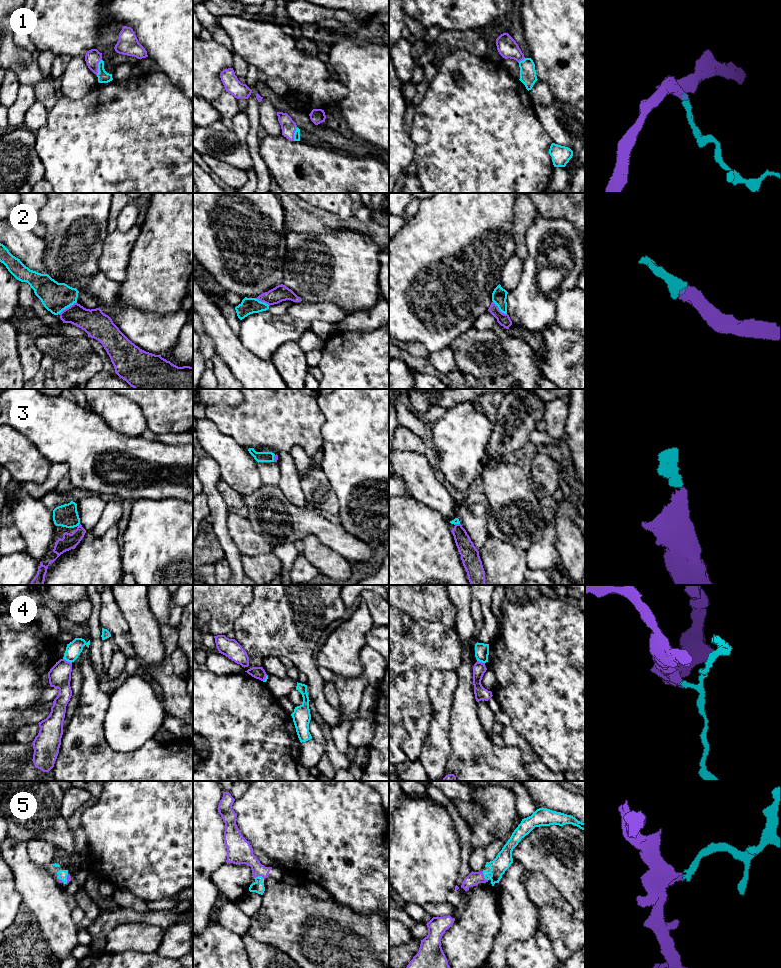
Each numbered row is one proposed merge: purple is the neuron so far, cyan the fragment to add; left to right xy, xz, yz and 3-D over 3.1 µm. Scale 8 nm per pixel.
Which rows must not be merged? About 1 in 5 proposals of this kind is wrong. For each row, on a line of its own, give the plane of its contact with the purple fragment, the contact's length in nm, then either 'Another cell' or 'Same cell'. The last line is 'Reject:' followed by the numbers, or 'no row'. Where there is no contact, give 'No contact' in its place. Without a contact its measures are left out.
1: Touches purple in xy. Shared border 130 nm. Same cell
2: Touches purple in xy. Shared border 180 nm. Same cell
3: Touches purple in xy. Shared border 30 nm. Same cell
4: Touches purple in xy. Shared border 80 nm. Another cell
5: Touches purple in yz. Shared border 90 nm. Same cell
Reject: 4

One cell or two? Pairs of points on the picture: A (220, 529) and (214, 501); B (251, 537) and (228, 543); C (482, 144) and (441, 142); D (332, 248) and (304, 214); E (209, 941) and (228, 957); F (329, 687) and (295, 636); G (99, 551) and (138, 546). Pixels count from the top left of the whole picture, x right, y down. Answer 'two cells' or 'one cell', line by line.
A: one cell
B: two cells
C: one cell
D: two cells
E: one cell
F: two cells
G: two cells

